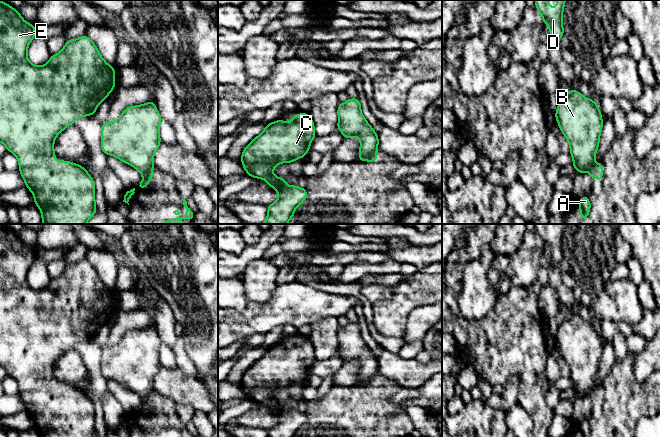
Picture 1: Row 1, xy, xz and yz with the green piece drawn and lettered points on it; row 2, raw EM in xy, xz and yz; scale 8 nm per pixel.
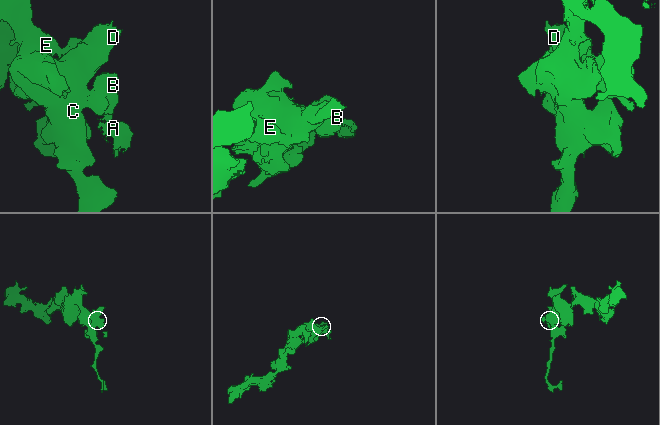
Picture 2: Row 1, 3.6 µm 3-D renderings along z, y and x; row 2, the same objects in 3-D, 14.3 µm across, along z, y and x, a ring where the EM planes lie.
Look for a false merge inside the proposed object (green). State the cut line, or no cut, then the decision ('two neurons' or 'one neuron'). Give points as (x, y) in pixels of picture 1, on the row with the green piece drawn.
cut xz (376, 149), (363, 160); two neurons

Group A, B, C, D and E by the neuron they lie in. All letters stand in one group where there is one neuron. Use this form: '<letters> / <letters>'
A / B C D E

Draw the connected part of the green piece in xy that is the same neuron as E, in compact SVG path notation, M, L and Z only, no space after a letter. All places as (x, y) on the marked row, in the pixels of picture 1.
M0 1L0 142L18 159L19 171L41 210L43 224L86 224L97 213L94 179L80 164L56 161L54 140L76 119L95 115L98 105L115 90L115 68L103 59L86 34L66 40L63 49L51 55L45 65L35 66L27 57L28 46L35 36L35 25L27 23L8 3Z

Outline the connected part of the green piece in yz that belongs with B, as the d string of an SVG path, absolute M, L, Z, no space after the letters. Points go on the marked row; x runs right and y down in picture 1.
M570 90L559 102L555 118L570 145L576 172L591 171L603 127L602 113L597 103L577 90Z

